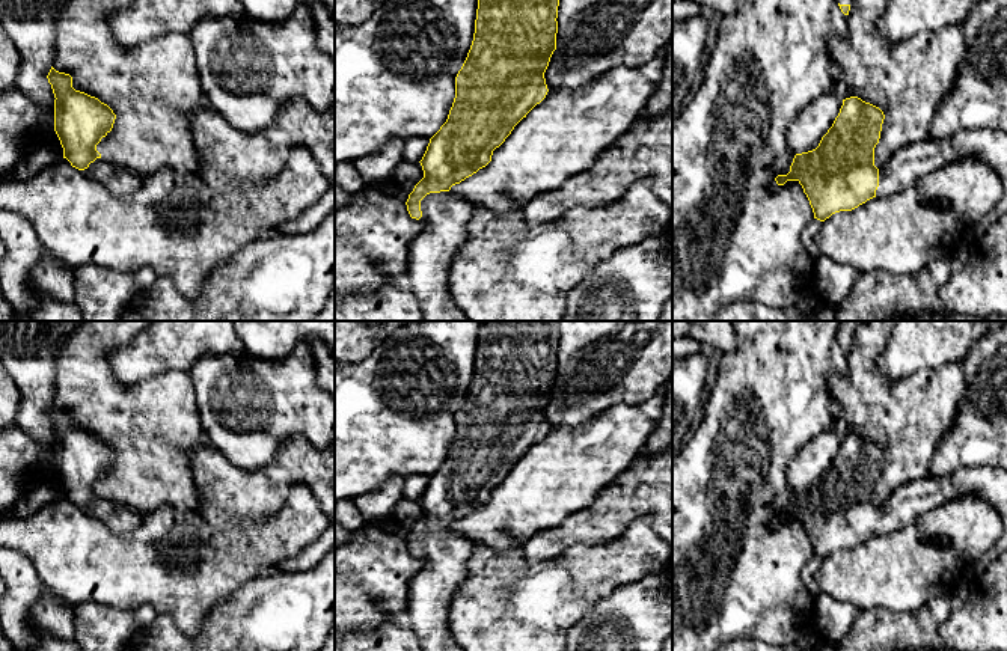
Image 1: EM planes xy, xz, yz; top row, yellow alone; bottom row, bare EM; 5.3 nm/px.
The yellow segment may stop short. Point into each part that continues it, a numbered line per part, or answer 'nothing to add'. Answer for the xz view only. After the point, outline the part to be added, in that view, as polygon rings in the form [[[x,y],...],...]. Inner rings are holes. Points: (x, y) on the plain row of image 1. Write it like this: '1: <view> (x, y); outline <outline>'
1: xz (446, 555); outline [[[449,529],[421,538],[424,567],[409,585],[404,624],[419,639],[422,651],[463,651],[448,625],[449,603],[467,577],[472,542]]]

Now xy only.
1: xy (119, 519); outline [[[96,496],[83,509],[103,521],[113,533],[136,530],[142,523],[142,515],[133,508],[118,505],[103,496]]]

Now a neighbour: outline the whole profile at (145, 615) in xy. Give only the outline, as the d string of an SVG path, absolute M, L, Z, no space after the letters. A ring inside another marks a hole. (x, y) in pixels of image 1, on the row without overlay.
M140 606L134 610L134 615L140 627L151 624L157 618L157 612L151 606Z

